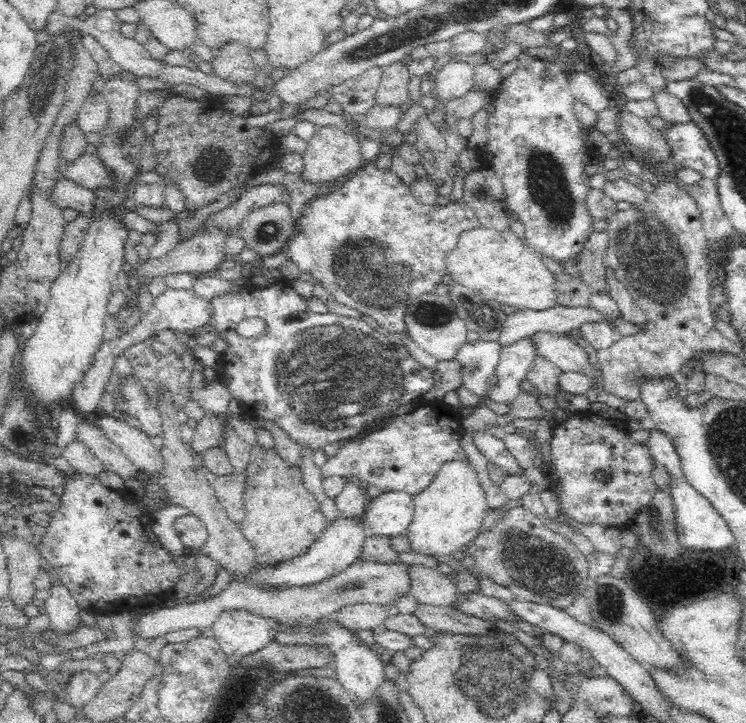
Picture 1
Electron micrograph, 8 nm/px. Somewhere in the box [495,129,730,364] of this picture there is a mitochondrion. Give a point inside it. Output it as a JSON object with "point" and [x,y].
{"point":[652,254]}

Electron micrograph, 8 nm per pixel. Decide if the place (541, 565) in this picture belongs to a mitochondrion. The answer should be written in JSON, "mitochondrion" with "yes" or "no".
{"mitochondrion":"yes"}

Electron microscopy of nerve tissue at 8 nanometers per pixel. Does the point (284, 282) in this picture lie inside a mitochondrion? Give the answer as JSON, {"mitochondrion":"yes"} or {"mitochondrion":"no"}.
{"mitochondrion":"no"}

